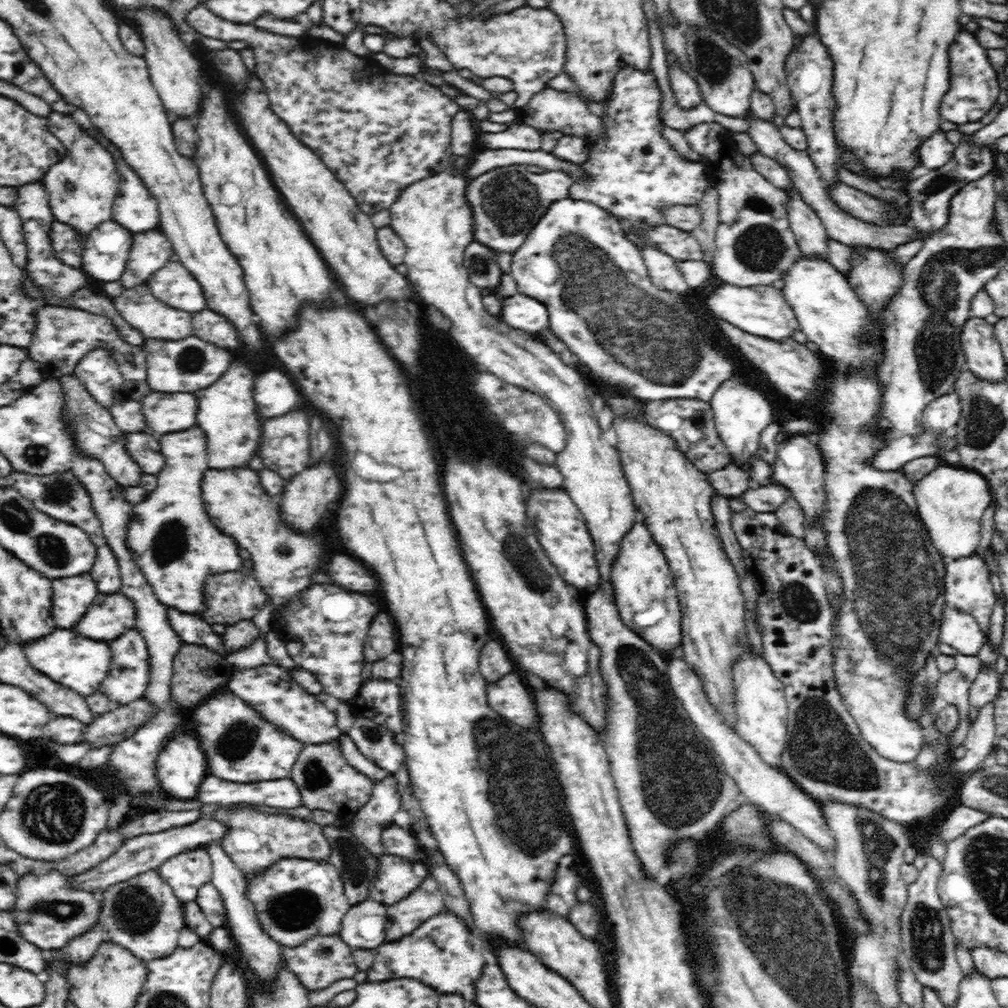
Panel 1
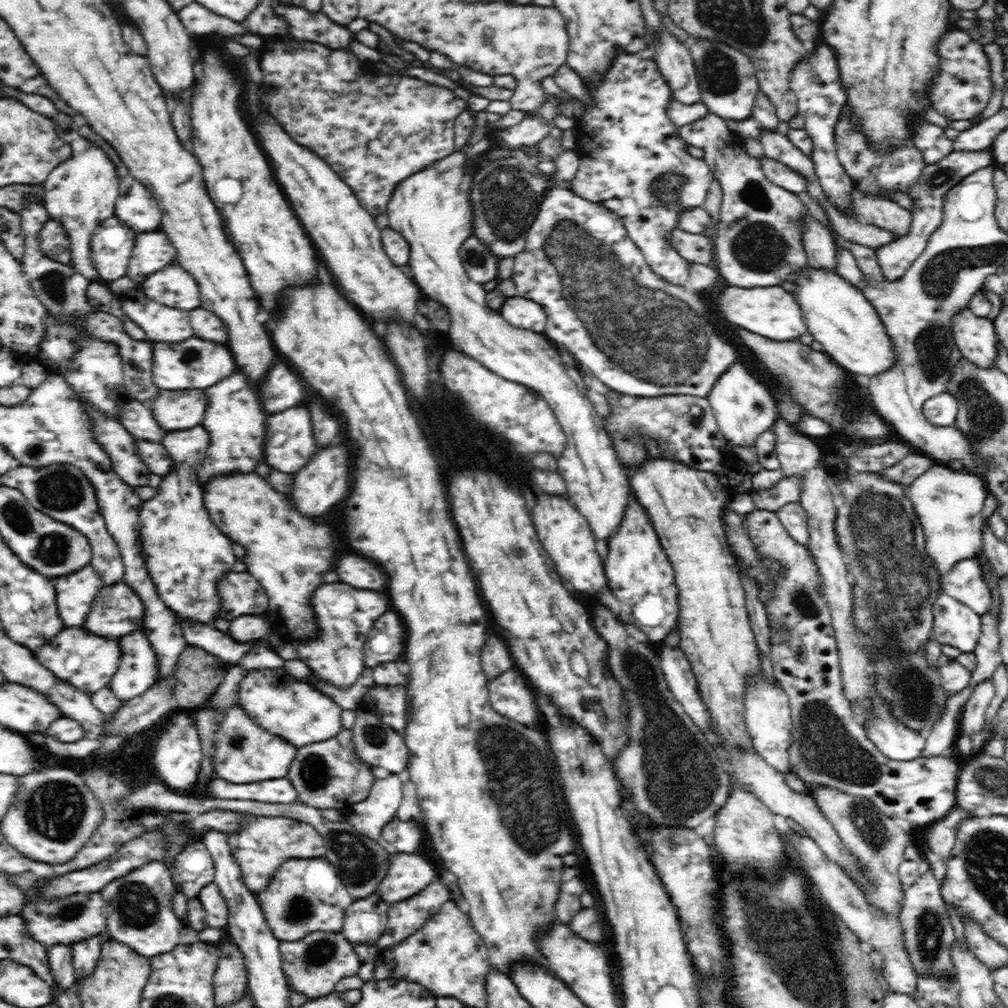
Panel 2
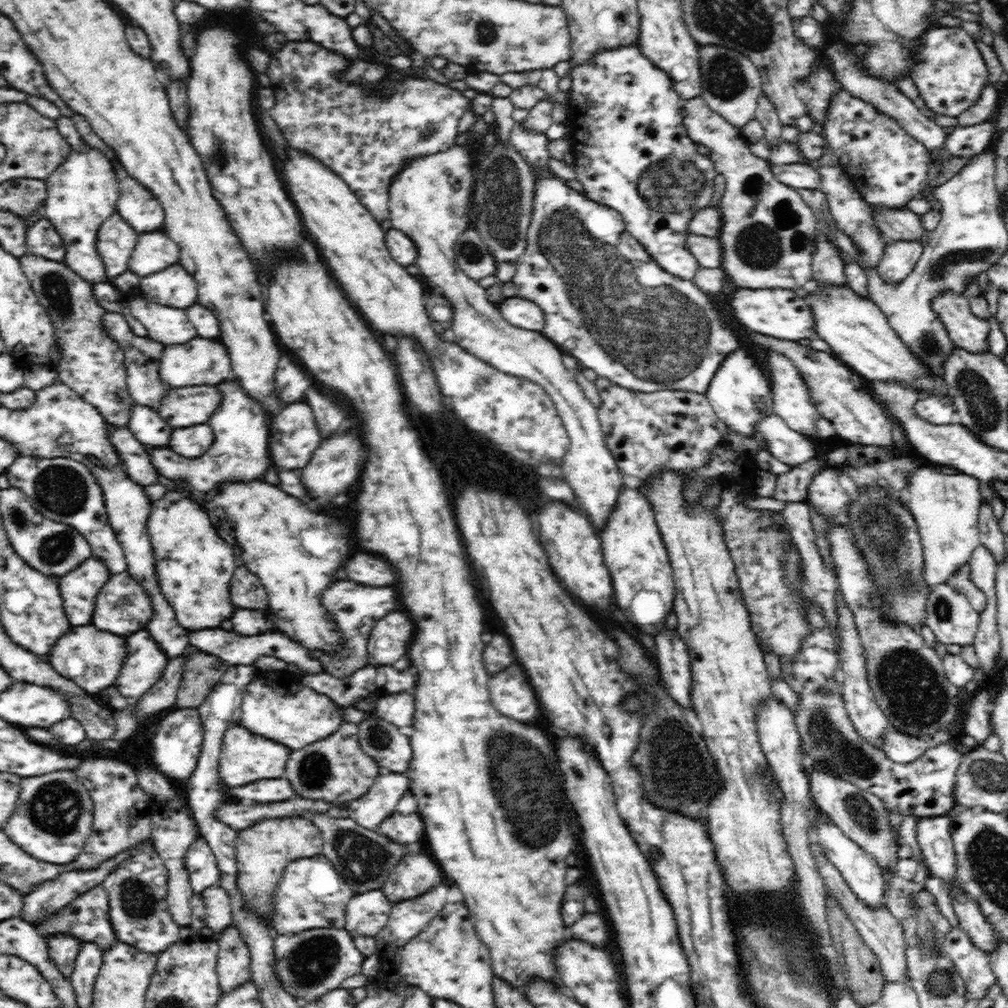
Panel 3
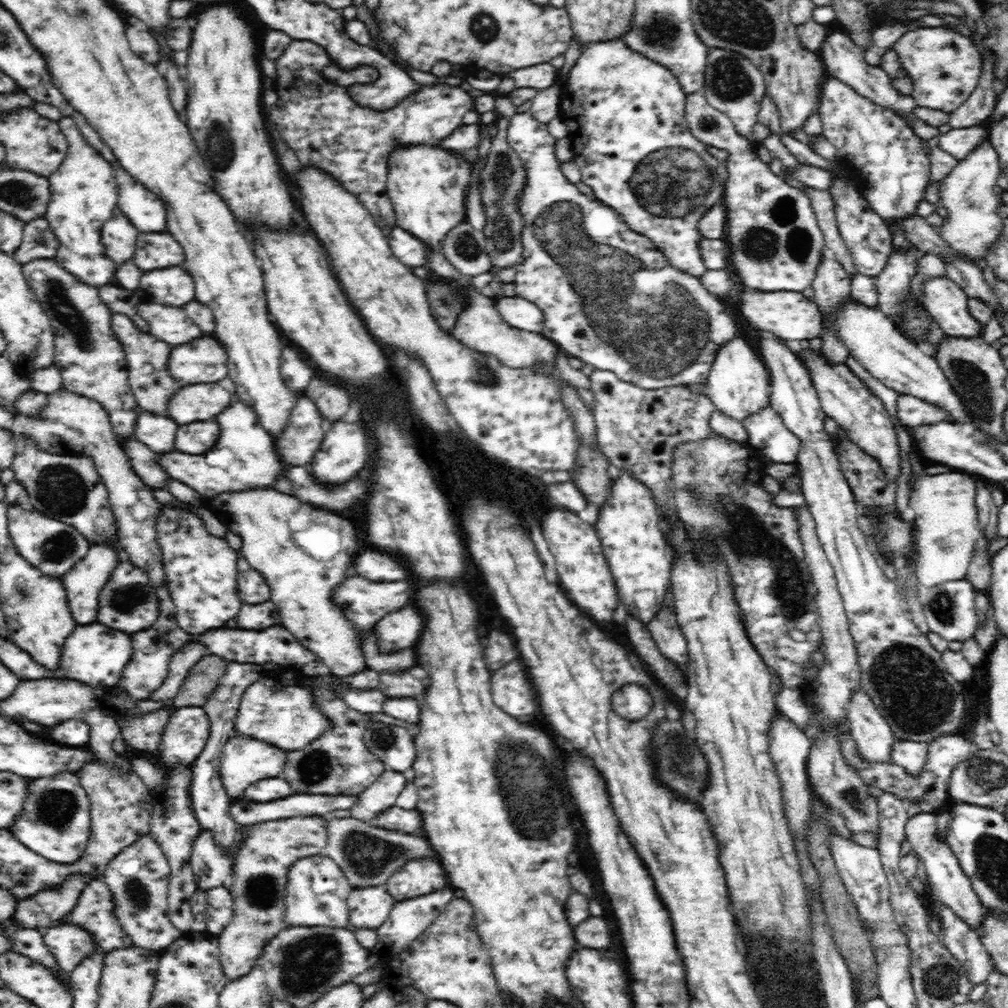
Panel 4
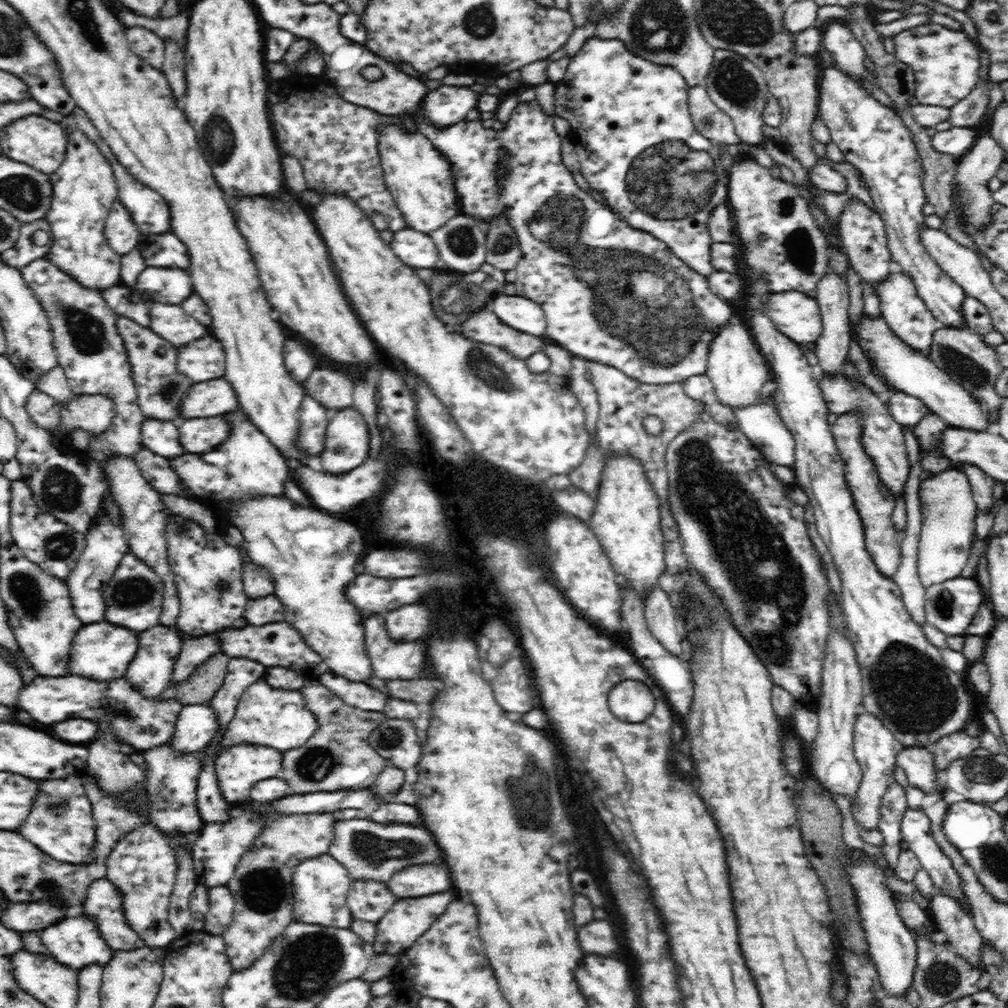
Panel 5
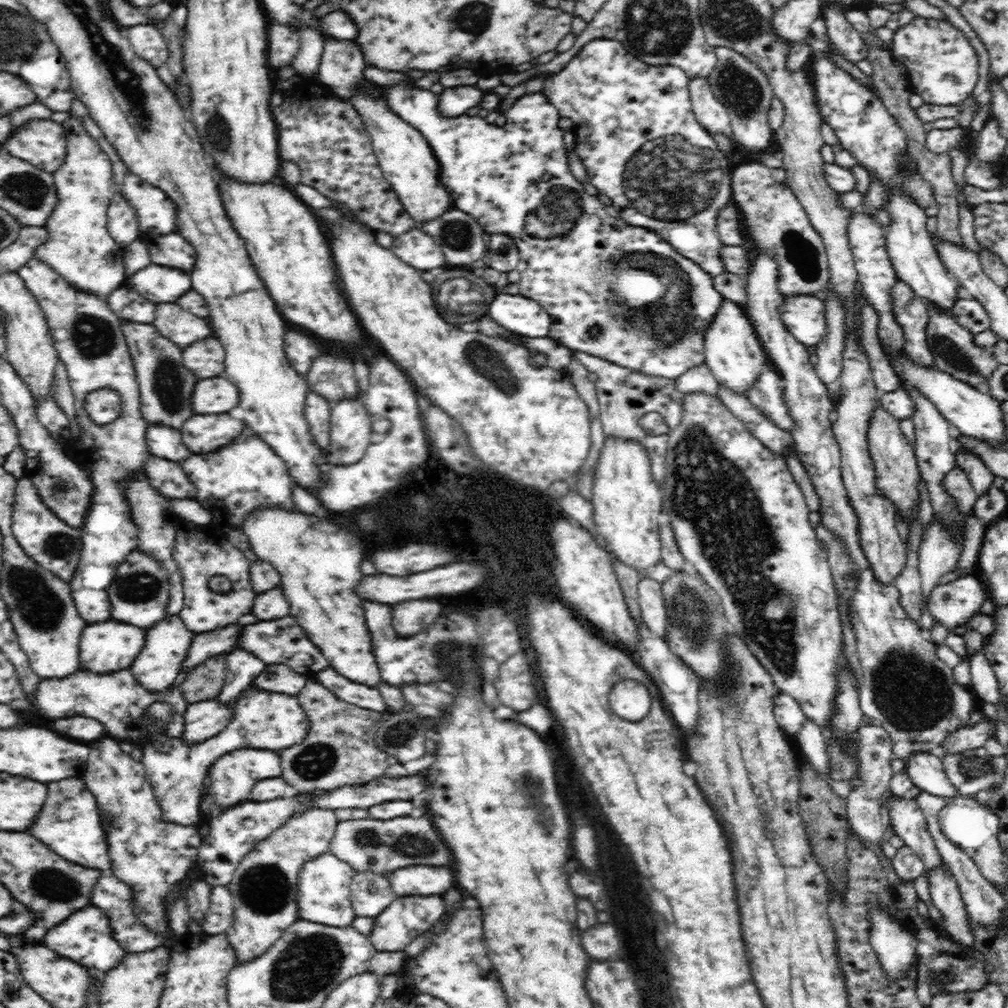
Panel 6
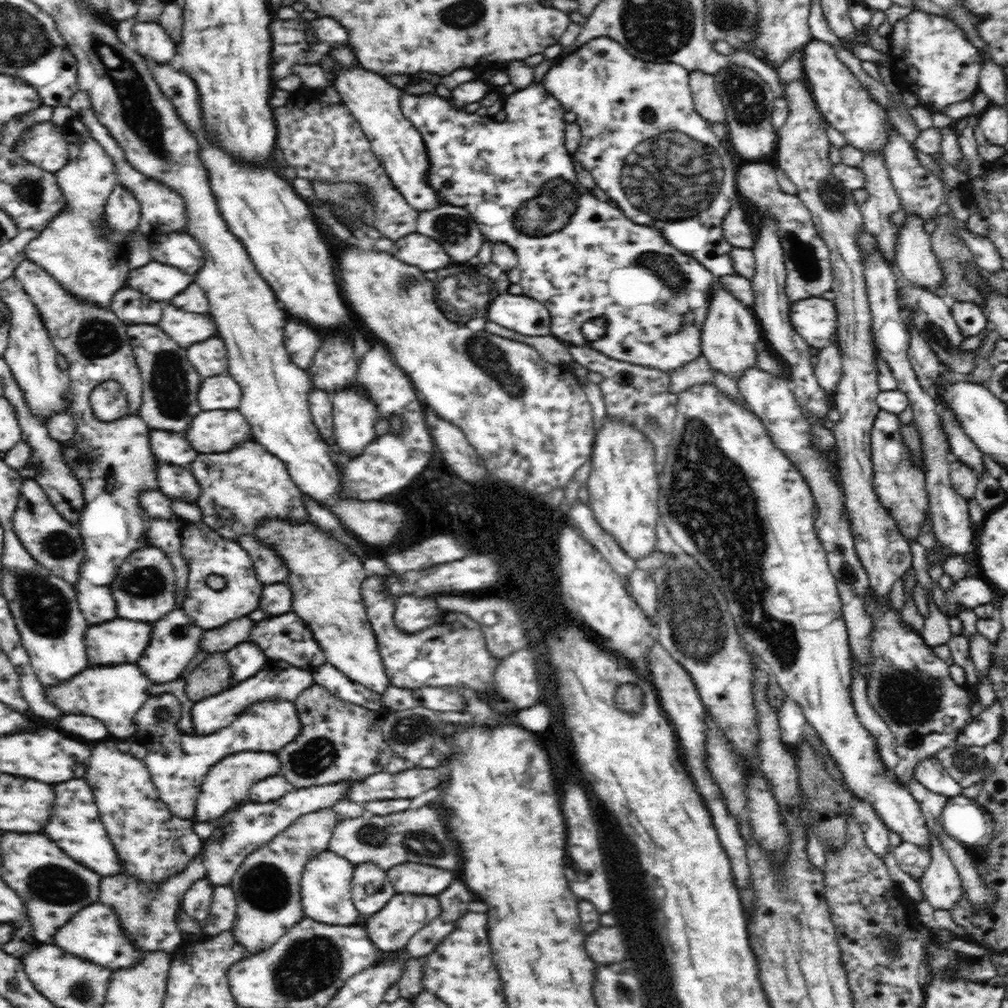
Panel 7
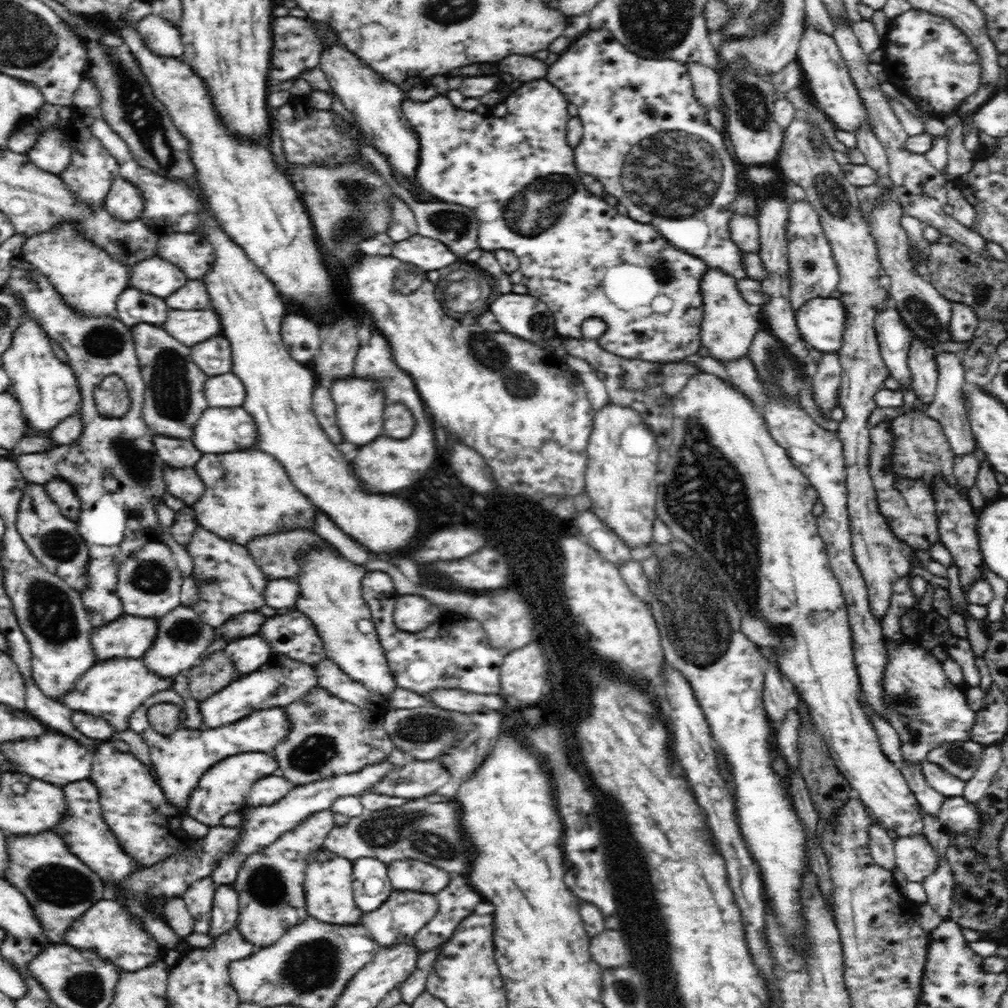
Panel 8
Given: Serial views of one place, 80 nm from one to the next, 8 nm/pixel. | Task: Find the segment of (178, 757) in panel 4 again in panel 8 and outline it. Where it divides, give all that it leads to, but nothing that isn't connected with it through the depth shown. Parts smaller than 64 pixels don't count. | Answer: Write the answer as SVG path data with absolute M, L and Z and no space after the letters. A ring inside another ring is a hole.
M272 654L260 668L254 672L240 675L226 688L200 702L203 717L200 727L218 728L220 724L232 724L232 722L243 719L248 714L260 710L260 708L286 707L304 698L318 686L314 665L304 664L303 661L288 657L285 654Z

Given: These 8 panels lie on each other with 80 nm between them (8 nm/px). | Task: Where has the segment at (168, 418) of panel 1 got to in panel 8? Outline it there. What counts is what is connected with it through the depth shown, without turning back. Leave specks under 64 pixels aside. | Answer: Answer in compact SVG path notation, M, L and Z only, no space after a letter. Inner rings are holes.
M230 372L208 377L203 391L210 408L234 408L243 405L246 388L243 382Z

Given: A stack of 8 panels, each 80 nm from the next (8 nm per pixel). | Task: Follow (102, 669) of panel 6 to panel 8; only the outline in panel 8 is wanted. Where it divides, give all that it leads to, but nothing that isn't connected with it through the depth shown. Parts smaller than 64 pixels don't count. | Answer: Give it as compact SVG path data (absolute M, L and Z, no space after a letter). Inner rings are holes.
M123 614L116 622L93 630L98 661L109 658L144 656L159 634L159 618Z

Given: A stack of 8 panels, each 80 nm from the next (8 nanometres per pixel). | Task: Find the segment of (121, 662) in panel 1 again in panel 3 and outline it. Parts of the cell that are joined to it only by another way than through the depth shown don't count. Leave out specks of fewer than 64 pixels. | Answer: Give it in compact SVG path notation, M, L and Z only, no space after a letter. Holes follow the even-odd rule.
M147 630L129 634L126 645L128 654L113 685L122 696L138 699L159 682L169 660Z

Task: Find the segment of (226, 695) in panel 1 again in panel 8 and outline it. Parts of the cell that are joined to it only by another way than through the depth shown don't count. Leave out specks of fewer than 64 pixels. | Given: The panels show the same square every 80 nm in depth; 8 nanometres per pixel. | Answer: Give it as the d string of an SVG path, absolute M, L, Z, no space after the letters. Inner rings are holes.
M244 752L222 760L211 766L197 781L197 784L186 802L186 814L209 827L220 825L220 820L236 810L242 810L246 796L254 782L264 776L270 776L276 770L276 760L264 752Z

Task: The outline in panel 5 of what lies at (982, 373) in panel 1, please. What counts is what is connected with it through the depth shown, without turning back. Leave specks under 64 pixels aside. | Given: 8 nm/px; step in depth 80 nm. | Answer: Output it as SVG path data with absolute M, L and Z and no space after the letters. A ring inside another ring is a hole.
M822 63L819 77L819 116L830 131L832 142L844 154L844 163L852 164L862 173L870 198L882 217L887 243L894 265L908 273L916 285L918 296L948 328L966 328L963 303L967 294L928 254L919 232L925 222L922 206L927 198L922 186L923 163L912 141L912 133L898 113L874 100L854 79Z

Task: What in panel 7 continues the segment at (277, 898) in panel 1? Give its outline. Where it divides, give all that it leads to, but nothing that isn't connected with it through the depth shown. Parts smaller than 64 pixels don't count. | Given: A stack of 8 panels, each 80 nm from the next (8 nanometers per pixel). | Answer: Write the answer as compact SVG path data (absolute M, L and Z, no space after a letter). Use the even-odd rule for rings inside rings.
M322 852L312 859L301 878L301 905L306 918L334 926L356 925L359 912L356 912L352 900L351 886L355 865L335 852Z

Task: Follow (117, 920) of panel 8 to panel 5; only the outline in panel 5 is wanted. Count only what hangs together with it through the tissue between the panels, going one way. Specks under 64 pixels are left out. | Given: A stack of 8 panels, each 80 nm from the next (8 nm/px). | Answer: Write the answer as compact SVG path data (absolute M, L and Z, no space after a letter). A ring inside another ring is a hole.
M79 911L71 912L69 916L62 918L52 926L48 926L48 928L41 929L38 933L53 958L60 964L74 970L94 963L102 965L103 968L112 958L113 952L116 951L101 938L96 921L91 916L84 916Z

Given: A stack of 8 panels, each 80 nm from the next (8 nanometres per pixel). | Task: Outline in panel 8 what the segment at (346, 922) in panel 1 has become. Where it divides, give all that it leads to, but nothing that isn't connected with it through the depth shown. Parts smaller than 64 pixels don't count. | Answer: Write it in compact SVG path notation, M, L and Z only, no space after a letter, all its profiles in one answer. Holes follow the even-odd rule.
M364 856L352 861L353 897L362 912L372 912L388 900L392 890L387 865L378 857Z

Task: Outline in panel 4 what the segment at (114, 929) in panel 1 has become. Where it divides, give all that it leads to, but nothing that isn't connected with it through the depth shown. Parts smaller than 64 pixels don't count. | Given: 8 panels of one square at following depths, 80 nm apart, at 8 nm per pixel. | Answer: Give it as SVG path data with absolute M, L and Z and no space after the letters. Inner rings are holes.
M151 833L138 836L134 844L122 848L116 856L107 864L102 880L109 886L112 891L115 915L119 920L123 931L132 940L134 947L140 947L146 950L163 952L176 939L182 937L182 932L178 930L168 916L168 887L171 868L164 856L163 849L153 839Z

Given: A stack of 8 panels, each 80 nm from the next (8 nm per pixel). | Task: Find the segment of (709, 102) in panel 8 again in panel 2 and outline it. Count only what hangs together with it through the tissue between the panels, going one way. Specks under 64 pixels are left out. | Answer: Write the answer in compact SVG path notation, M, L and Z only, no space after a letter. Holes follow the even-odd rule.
M709 112L703 119L681 126L679 128L679 135L688 145L691 144L692 146L696 146L696 148L702 148L702 150L704 150L703 160L708 164L715 180L720 183L723 192L719 210L719 224L717 225L716 234L713 238L715 246L714 267L717 269L721 277L724 278L728 284L732 284L732 286L742 286L742 288L756 288L756 286L771 287L779 285L781 282L793 283L793 280L809 265L803 245L803 218L808 215L808 212L806 211L802 195L788 192L788 189L774 184L766 175L764 175L764 168L760 165L760 160L751 158L751 156L746 153L741 143L740 136L728 129L726 120L721 116Z

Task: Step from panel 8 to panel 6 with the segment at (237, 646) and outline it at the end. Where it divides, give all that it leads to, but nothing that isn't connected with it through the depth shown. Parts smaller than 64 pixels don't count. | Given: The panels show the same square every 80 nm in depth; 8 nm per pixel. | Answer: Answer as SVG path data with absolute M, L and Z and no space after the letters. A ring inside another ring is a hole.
M244 649L232 650L226 656L227 678L215 699L225 704L238 700L238 696L250 687L266 665L263 660Z

